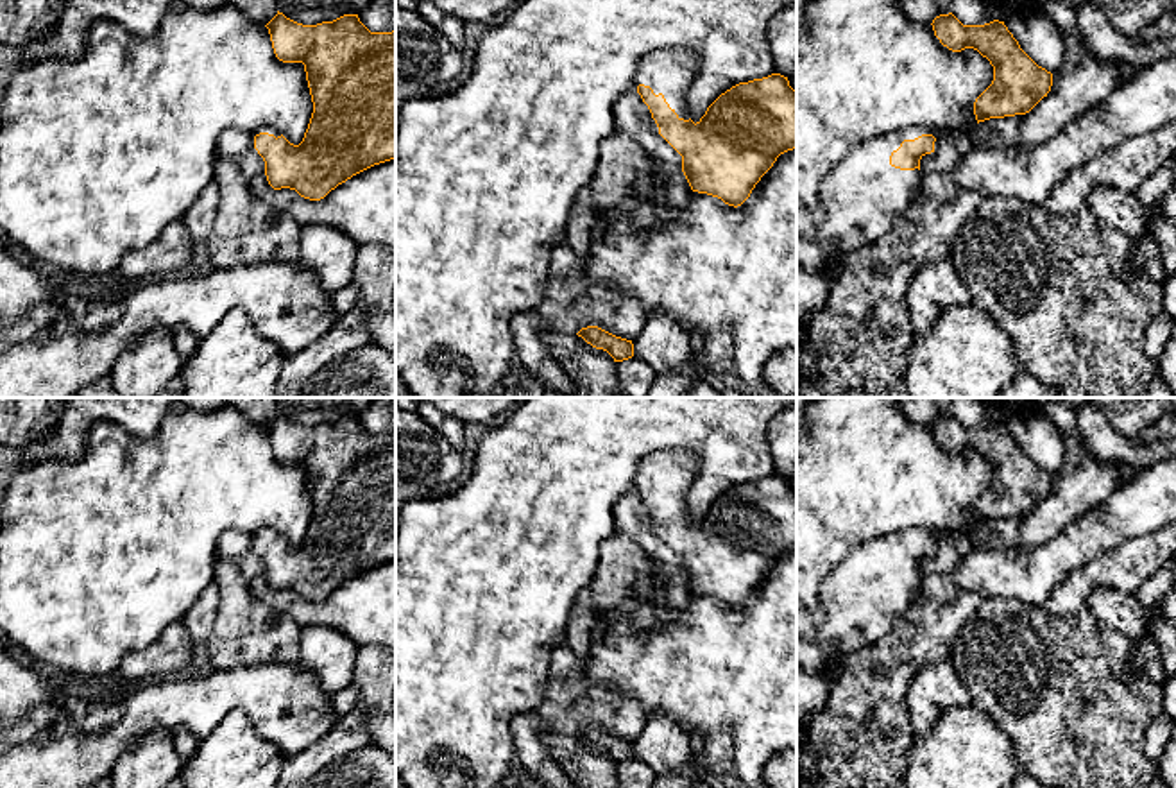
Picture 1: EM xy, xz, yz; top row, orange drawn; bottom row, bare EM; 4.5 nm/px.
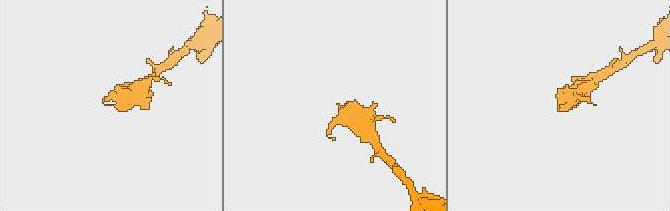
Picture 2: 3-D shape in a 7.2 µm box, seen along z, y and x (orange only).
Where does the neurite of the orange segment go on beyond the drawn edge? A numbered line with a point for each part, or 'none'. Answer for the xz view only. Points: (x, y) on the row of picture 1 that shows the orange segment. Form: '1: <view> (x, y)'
1: xz (670, 72)

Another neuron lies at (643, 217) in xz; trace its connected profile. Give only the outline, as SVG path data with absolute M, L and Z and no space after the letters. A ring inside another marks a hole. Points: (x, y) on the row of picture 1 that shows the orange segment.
M641 204L634 213L632 213L632 224L635 231L643 233L650 229L655 224L655 213L648 204Z

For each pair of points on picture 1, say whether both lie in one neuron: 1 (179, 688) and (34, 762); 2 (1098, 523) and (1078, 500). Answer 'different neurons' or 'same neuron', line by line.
1: same neuron
2: different neurons

